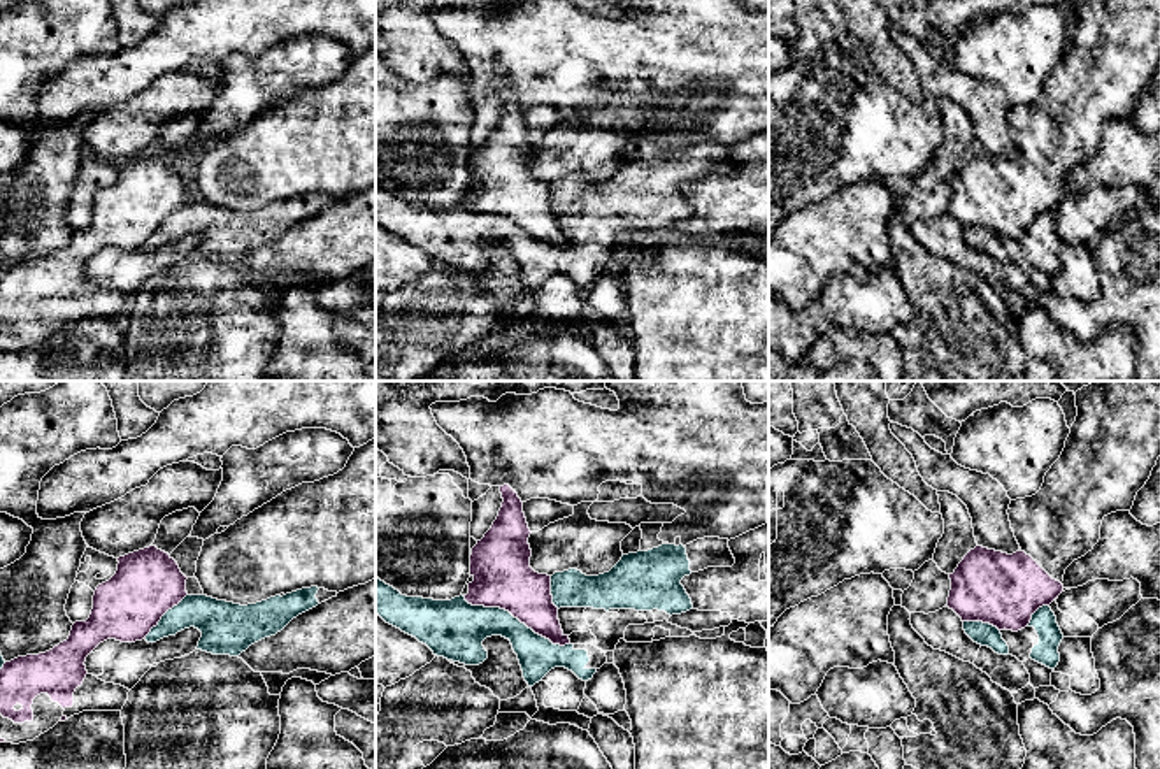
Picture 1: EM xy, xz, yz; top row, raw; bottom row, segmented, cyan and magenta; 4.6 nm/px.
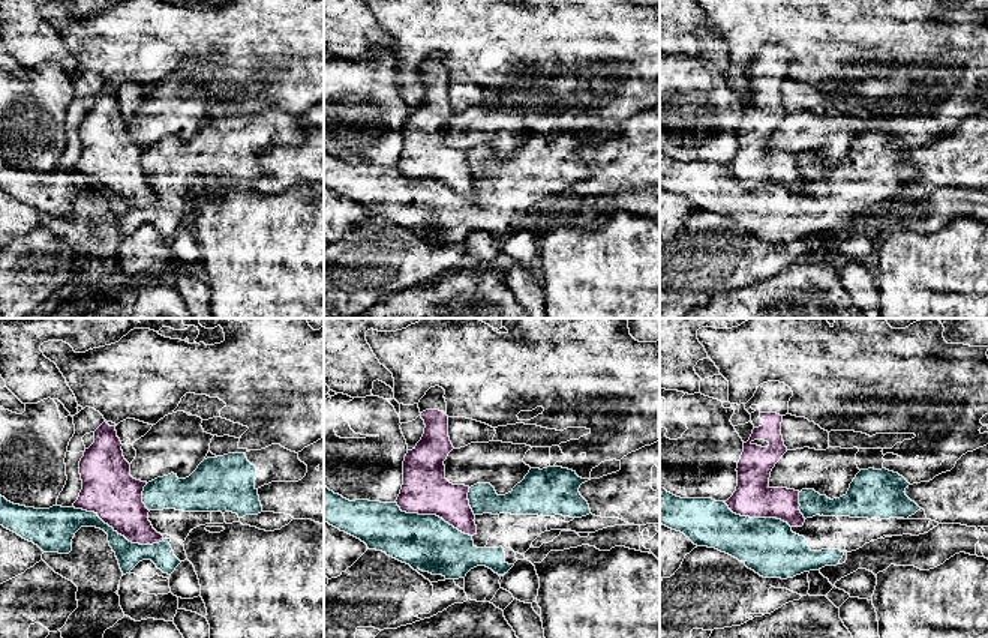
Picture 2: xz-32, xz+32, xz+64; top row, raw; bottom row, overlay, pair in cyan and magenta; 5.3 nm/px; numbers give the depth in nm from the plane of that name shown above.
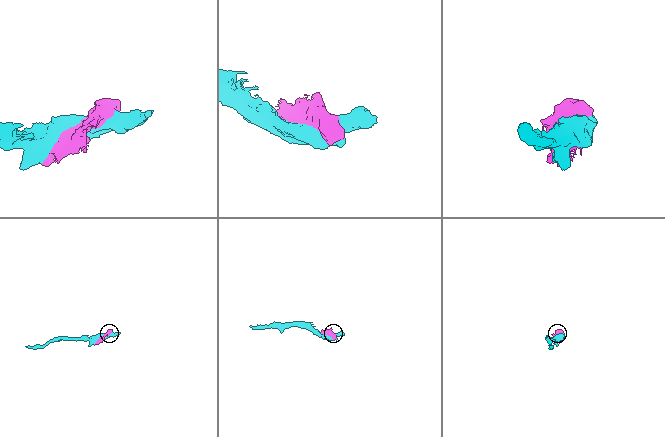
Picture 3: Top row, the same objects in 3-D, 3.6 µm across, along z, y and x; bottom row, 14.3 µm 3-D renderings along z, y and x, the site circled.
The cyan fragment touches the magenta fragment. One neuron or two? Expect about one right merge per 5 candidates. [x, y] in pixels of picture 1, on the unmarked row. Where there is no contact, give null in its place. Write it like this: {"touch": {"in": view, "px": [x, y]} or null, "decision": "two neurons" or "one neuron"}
{"touch": {"in": "xz", "px": [516, 225]}, "decision": "two neurons"}

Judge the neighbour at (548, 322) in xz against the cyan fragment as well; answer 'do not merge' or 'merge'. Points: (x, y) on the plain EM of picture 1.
do not merge

